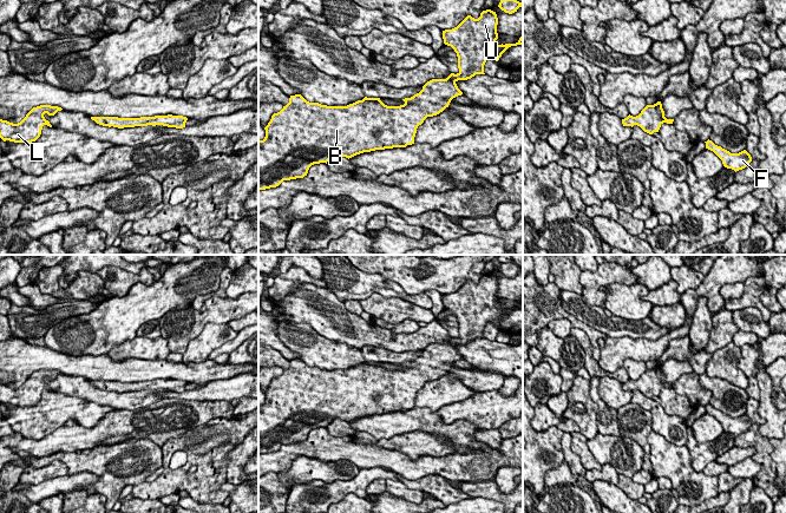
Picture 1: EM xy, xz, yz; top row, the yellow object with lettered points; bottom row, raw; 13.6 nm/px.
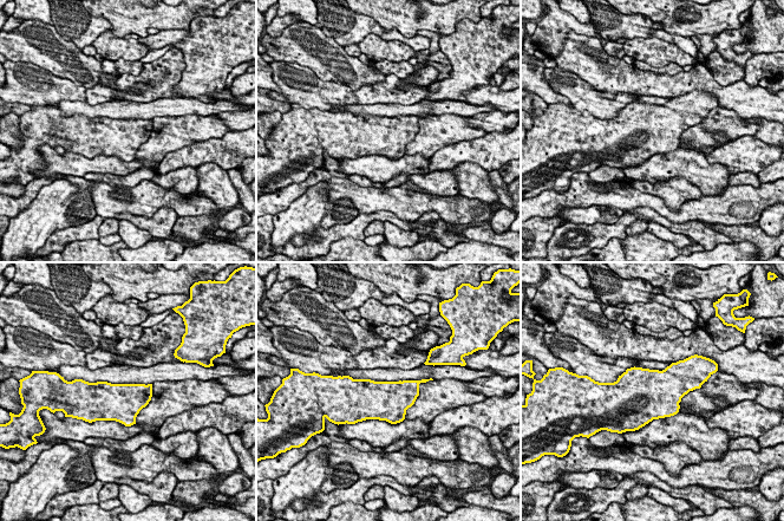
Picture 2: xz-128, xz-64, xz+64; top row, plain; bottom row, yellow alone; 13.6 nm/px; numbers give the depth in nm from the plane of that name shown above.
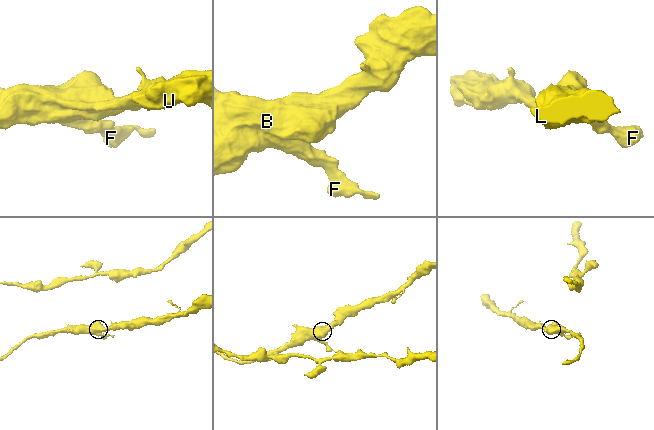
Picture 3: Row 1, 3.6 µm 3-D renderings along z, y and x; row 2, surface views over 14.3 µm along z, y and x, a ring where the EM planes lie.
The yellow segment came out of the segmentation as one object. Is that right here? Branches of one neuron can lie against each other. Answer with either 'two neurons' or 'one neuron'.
one neuron

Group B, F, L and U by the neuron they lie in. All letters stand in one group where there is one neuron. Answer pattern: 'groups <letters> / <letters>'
groups B F L U

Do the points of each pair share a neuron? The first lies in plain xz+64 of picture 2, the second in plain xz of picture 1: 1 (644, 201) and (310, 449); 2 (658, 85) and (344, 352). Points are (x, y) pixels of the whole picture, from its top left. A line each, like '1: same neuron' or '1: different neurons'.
1: same neuron
2: different neurons

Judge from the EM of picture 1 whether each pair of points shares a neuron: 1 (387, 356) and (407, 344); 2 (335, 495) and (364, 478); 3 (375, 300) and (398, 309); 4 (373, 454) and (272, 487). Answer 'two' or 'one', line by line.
1: two
2: one
3: one
4: two

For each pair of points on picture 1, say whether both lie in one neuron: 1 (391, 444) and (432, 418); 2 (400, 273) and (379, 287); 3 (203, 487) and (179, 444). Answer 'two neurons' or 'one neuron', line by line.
1: two neurons
2: two neurons
3: one neuron

